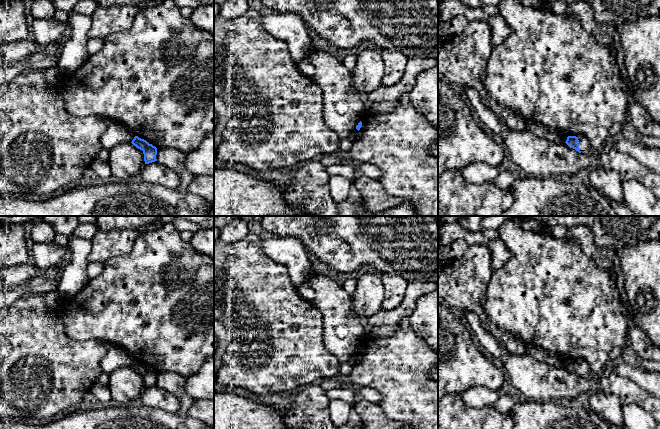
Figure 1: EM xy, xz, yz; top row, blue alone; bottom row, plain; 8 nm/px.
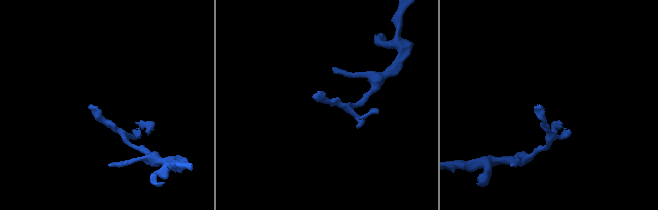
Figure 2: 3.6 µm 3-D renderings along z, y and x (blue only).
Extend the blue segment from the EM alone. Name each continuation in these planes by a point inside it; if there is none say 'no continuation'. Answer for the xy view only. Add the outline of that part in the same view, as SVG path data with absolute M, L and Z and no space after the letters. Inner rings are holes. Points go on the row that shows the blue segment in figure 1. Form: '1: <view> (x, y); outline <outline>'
no continuation

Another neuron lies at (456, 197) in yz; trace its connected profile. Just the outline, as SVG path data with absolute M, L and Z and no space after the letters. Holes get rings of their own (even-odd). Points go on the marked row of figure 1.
M450 169L438 178L438 215L439 216L501 216L513 202L510 187L503 189L492 182L473 184L467 182L461 169Z

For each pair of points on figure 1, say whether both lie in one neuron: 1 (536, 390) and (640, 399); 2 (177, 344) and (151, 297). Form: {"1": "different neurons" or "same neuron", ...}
{"1": "same neuron", "2": "same neuron"}

